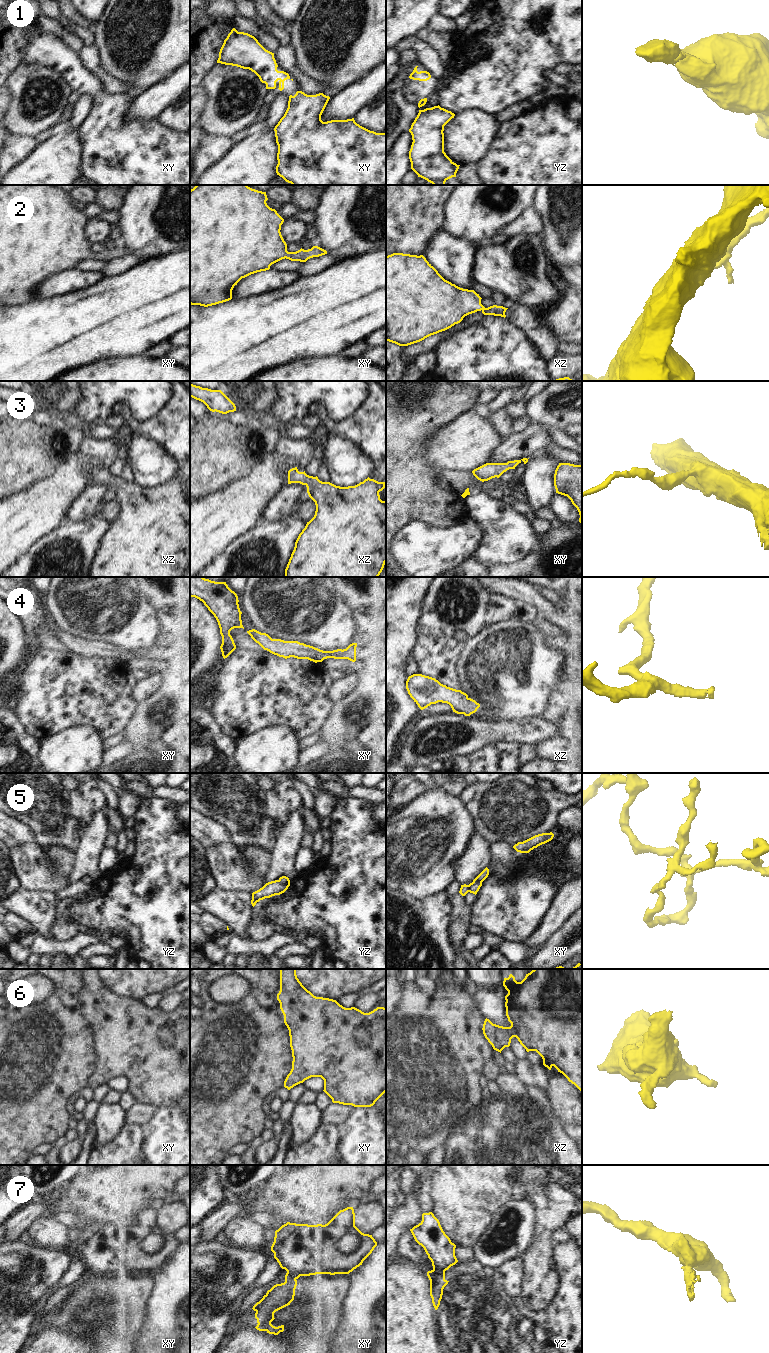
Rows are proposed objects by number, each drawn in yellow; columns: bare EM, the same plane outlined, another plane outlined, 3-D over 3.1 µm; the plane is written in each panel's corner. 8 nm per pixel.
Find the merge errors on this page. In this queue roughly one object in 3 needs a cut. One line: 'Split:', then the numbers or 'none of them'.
Split: 5, 7

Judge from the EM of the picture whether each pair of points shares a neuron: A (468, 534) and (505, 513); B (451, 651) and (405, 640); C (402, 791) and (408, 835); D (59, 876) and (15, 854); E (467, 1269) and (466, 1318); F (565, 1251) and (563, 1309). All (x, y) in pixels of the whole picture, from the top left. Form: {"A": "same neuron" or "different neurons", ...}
{"A": "different neurons", "B": "different neurons", "C": "different neurons", "D": "same neuron", "E": "same neuron", "F": "same neuron"}

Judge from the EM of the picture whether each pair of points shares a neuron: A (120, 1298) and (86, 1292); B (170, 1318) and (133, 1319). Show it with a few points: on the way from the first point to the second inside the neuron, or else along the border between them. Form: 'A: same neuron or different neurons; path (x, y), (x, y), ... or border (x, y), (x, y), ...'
A: same neuron; path (112, 1298), (94, 1295)
B: different neurons; border (150, 1296), (147, 1302), (142, 1332), (135, 1341)

